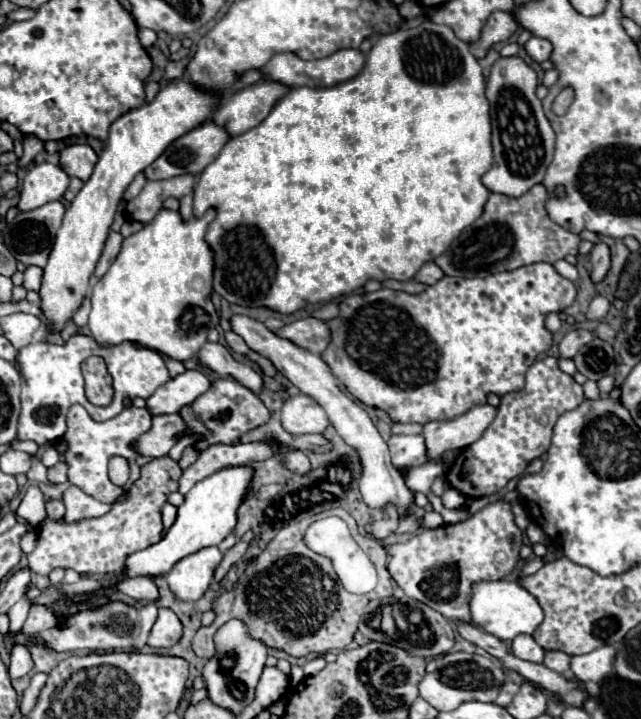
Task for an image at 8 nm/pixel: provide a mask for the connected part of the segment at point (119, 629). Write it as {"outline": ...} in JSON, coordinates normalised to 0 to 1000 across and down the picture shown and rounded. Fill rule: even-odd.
{"outline":[[[175,836],[156,847],[147,850],[128,850],[115,858],[106,861],[103,872],[90,869],[90,858],[84,855],[84,850],[62,844],[62,841],[50,841],[47,844],[47,855],[37,866],[37,878],[44,880],[56,880],[62,883],[81,903],[87,905],[134,905],[173,907],[173,905],[198,905],[218,904],[229,896],[229,889],[236,873],[239,872],[246,857],[246,844],[242,839],[231,839],[220,847],[209,847],[197,839],[187,836]]]}

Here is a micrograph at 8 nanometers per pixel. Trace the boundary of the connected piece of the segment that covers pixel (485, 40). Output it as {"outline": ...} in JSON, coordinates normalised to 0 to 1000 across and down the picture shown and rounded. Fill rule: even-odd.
{"outline":[[[783,15],[768,18],[764,26],[761,26],[761,32],[758,32],[758,38],[755,38],[755,43],[752,43],[749,57],[743,57],[743,60],[733,63],[736,76],[743,76],[746,82],[755,79],[768,63],[793,57],[805,40],[808,40],[808,32],[802,32],[799,21],[783,18]]]}

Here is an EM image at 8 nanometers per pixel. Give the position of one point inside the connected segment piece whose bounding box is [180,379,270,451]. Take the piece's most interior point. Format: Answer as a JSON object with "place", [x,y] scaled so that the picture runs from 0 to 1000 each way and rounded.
{"place":[356,569]}

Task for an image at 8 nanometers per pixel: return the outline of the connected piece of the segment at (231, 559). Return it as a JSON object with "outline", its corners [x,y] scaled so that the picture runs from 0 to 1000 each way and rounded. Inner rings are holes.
{"outline":[[[374,750],[359,766],[349,769],[349,777],[346,777],[346,783],[343,783],[343,789],[337,791],[337,800],[334,800],[334,805],[337,805],[340,811],[353,803],[353,797],[359,794],[359,789],[362,789],[365,783],[371,783],[371,780],[381,775],[384,764],[387,764],[387,750]]]}

